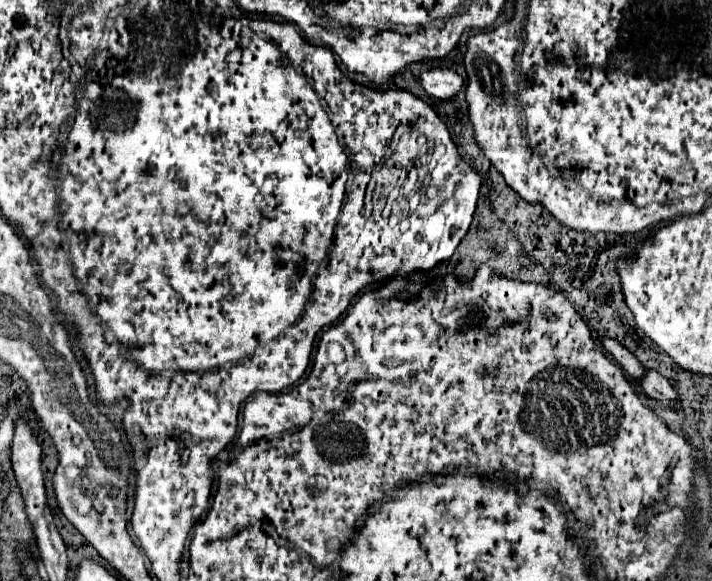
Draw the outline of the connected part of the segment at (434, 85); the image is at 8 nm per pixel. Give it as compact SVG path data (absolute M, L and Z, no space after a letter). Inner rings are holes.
M442 67L422 71L420 79L422 79L422 87L426 89L426 93L442 101L452 101L462 87L462 77L456 71L442 69Z

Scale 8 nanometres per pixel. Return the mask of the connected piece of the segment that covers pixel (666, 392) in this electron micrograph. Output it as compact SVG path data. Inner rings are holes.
M654 369L646 371L646 377L642 379L642 387L644 387L646 395L652 397L652 399L658 399L658 401L678 399L678 393L672 387L672 383L664 375L660 375L658 371L654 371Z

